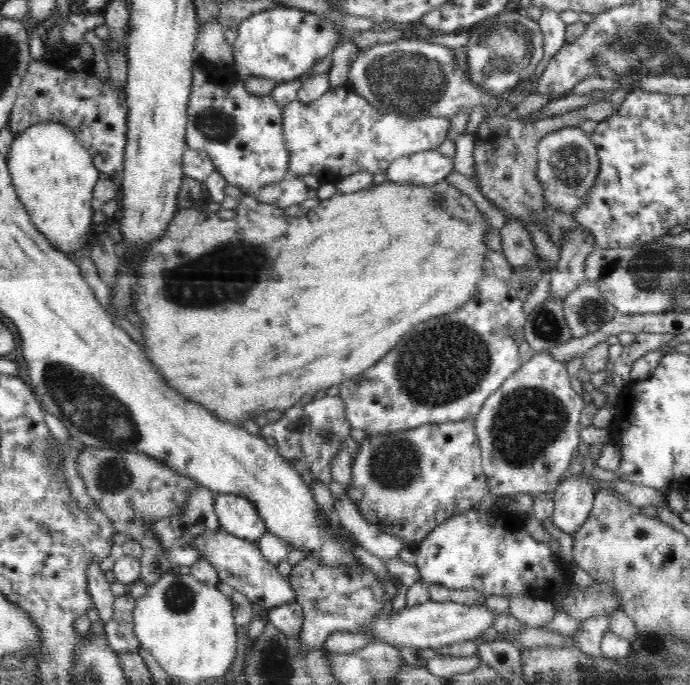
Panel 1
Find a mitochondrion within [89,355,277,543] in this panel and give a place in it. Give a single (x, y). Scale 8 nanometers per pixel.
(113, 476)

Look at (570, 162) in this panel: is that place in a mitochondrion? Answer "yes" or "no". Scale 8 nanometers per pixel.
yes

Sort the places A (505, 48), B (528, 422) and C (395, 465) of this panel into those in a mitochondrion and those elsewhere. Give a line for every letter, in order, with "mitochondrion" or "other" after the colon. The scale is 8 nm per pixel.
A: mitochondrion
B: mitochondrion
C: mitochondrion

